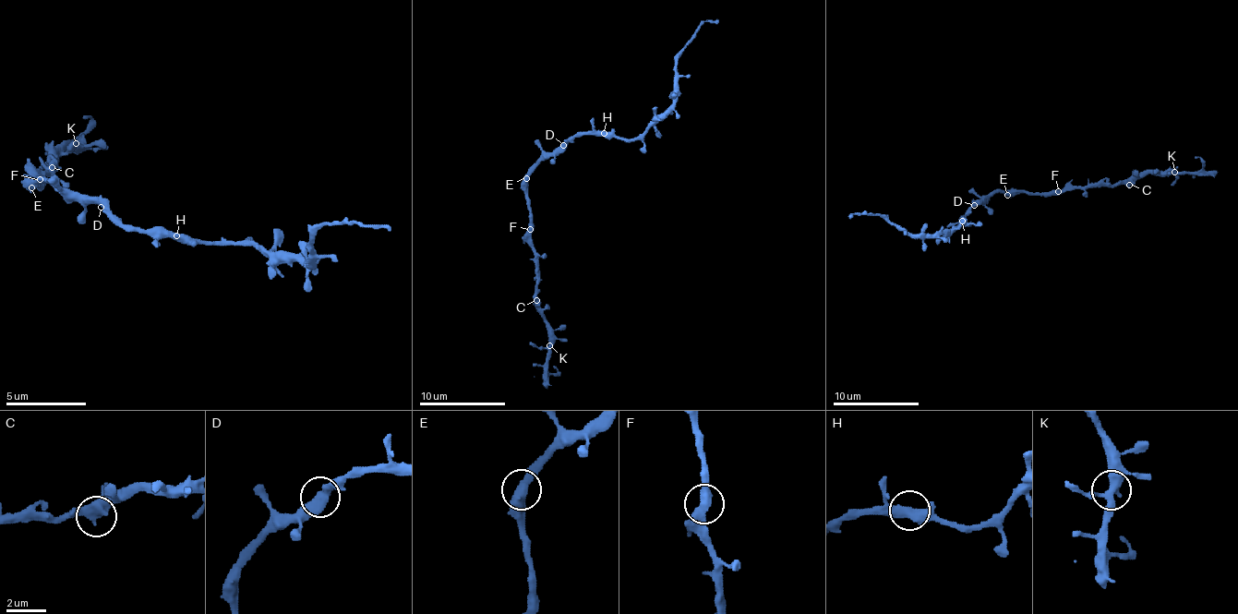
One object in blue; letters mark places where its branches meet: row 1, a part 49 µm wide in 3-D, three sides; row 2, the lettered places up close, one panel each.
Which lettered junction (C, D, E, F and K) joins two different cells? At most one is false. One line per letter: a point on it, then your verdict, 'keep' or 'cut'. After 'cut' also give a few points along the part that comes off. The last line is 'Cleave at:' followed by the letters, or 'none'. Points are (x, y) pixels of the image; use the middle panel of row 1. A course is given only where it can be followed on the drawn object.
C: at (536, 300); keep
D: at (563, 145); keep
E: at (526, 178); keep
F: at (530, 229); keep
K: at (549, 345); keep
Cleave at: none

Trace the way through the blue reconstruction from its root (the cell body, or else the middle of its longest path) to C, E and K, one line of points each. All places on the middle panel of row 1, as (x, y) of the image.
C: (552, 156), (546, 156), (528, 178), (530, 242), (536, 268), (536, 300)
E: (552, 156), (546, 156), (526, 178)
K: (552, 156), (546, 156), (528, 178), (530, 242), (536, 268), (536, 306), (547, 326), (549, 345)

